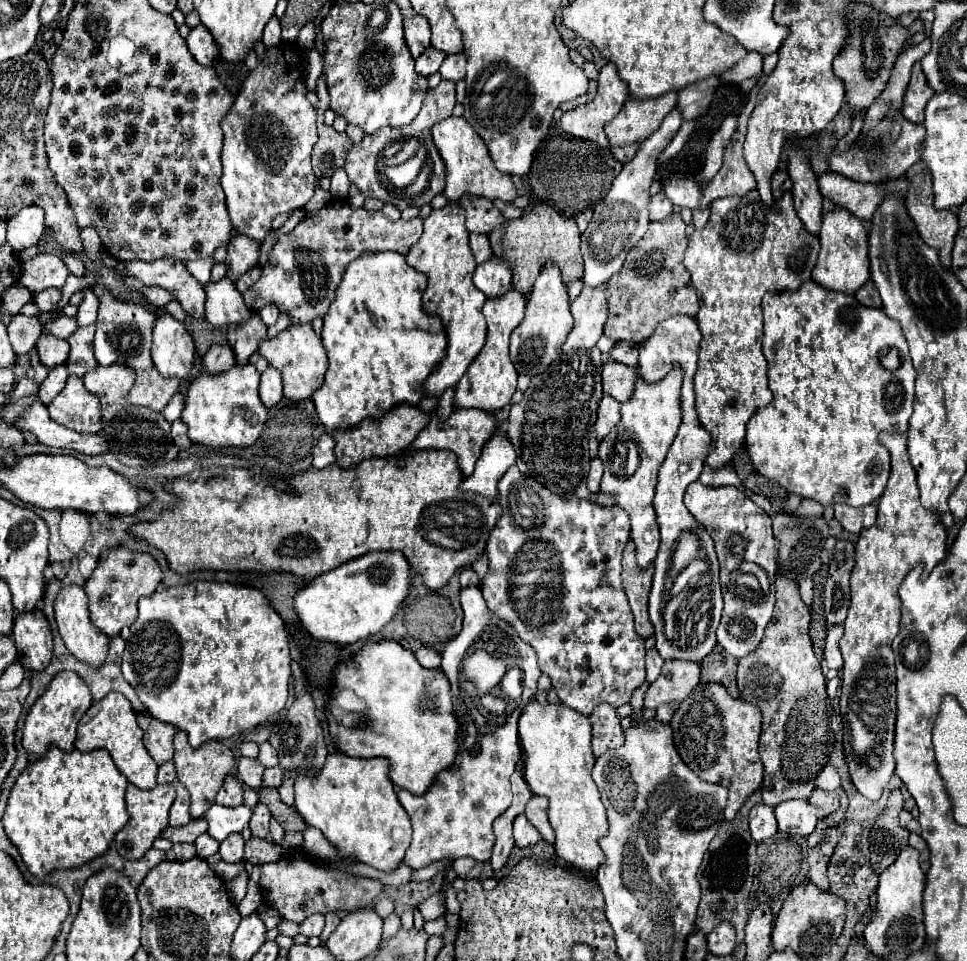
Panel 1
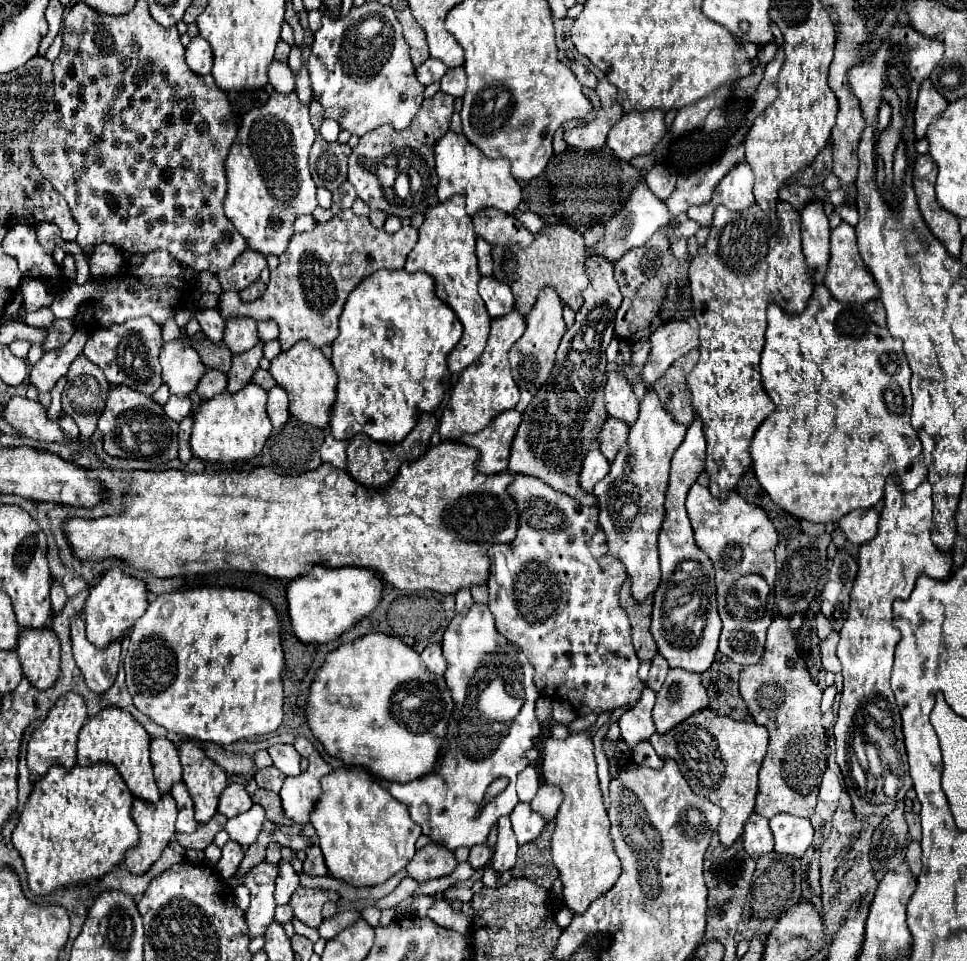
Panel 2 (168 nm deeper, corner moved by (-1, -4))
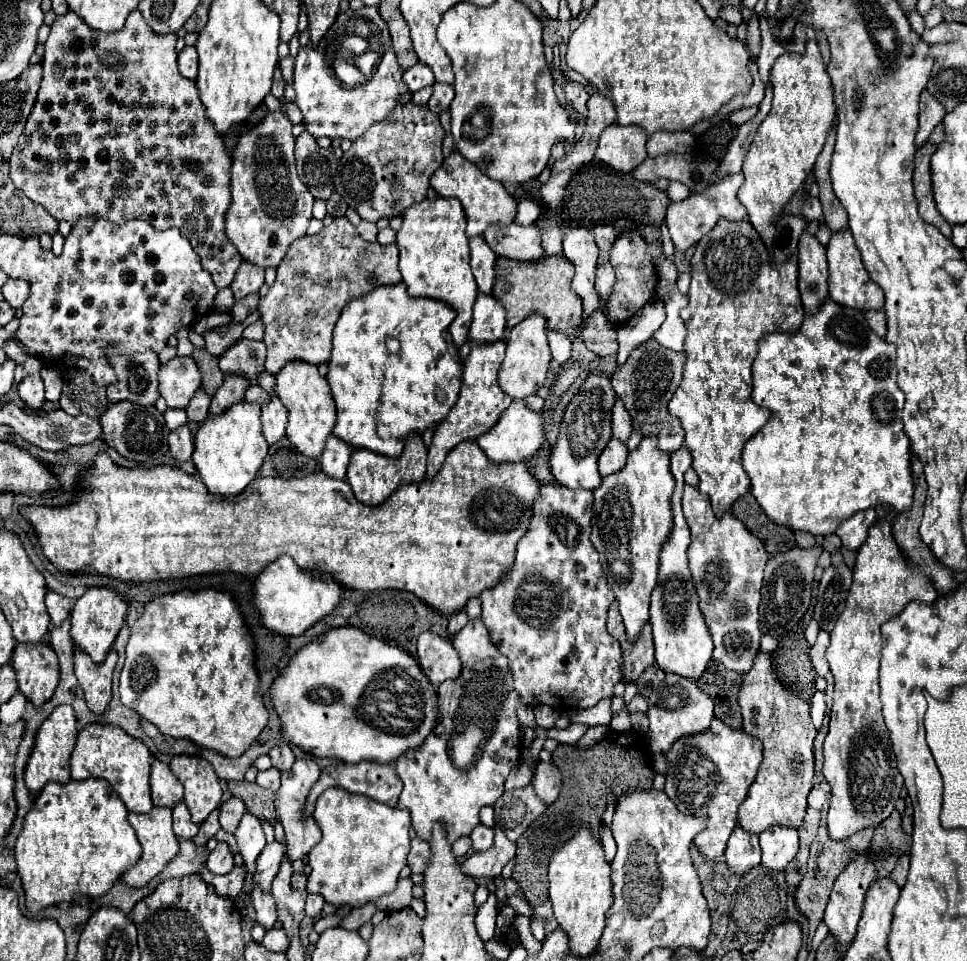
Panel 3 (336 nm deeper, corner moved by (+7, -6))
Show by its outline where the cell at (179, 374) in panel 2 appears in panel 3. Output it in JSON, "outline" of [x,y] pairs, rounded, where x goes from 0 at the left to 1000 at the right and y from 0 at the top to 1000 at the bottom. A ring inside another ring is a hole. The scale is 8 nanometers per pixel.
{"outline":[[[183,370],[164,385],[164,408],[175,425],[193,425],[208,402],[208,387],[200,373]]]}

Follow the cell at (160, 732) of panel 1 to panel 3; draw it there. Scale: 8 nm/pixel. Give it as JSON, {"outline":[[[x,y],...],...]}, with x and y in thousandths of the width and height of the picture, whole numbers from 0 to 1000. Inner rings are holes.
{"outline":[[[164,791],[158,793],[156,801],[156,830],[158,839],[171,841],[179,841],[189,832],[189,816],[175,803],[175,795],[169,795]]]}

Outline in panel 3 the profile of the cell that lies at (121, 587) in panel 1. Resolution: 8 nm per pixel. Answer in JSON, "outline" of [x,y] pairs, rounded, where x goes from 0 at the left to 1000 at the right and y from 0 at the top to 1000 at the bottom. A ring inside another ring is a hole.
{"outline":[[[90,612],[73,635],[73,666],[80,674],[94,683],[98,691],[104,691],[115,676],[131,641],[131,626],[113,612]]]}

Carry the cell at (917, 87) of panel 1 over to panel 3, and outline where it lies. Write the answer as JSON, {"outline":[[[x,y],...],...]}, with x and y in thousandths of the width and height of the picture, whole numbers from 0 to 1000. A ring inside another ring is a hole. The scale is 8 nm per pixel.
{"outline":[[[959,94],[952,98],[952,117],[950,117],[950,135],[948,135],[948,144],[946,150],[954,152],[961,144],[961,139],[965,137],[965,133],[975,125],[977,121],[977,112],[975,108],[965,102]]]}

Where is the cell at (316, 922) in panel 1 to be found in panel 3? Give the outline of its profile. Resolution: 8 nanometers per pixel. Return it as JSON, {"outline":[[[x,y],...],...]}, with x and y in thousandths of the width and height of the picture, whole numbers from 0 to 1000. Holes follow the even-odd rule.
{"outline":[[[386,939],[377,941],[377,943],[371,943],[371,945],[365,945],[365,947],[353,957],[353,964],[355,964],[357,968],[371,968],[377,959],[382,959],[382,957],[386,955],[386,951],[388,951],[390,947],[392,947],[392,945],[390,945]]]}

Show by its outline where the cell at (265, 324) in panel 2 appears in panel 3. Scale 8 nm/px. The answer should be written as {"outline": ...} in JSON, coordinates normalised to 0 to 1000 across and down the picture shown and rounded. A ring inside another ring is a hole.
{"outline":[[[266,333],[251,343],[251,350],[257,352],[257,354],[272,354],[272,345],[274,345],[274,339],[272,339],[270,333]]]}

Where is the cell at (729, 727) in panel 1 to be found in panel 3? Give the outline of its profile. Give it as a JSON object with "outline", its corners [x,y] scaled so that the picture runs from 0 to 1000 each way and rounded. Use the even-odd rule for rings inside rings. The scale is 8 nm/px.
{"outline":[[[739,747],[727,766],[710,766],[710,770],[698,772],[688,787],[692,791],[688,826],[698,835],[702,845],[731,851],[731,862],[719,870],[717,878],[723,882],[729,895],[744,893],[750,887],[758,862],[762,860],[762,841],[772,830],[775,818],[779,816],[787,797],[787,772],[772,766],[768,760],[752,758]]]}

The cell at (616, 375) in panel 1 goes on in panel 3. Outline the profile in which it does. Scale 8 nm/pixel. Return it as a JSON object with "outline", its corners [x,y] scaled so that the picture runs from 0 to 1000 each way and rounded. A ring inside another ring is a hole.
{"outline":[[[638,416],[636,425],[634,425],[634,454],[642,460],[648,460],[653,454],[653,435],[648,433],[648,427],[644,425],[644,420]]]}

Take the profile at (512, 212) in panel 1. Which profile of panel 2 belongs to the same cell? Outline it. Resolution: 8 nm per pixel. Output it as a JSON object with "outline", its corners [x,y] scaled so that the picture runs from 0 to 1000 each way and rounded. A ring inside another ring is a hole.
{"outline":[[[533,219],[531,221],[535,227],[537,227],[537,231],[541,231],[551,243],[555,243],[559,237],[562,237],[562,229],[555,225],[555,223],[551,223],[551,221],[537,221],[537,219]]]}

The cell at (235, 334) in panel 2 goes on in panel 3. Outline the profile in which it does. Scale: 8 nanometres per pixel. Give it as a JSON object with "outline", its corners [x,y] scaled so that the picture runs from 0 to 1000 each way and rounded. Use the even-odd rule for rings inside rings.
{"outline":[[[249,352],[226,373],[226,383],[233,389],[245,389],[257,400],[266,400],[268,391],[274,387],[274,368],[274,356]]]}

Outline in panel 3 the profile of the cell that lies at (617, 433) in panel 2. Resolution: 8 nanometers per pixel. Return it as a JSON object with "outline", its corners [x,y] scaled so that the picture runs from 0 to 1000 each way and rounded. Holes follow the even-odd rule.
{"outline":[[[632,456],[630,462],[628,462],[628,466],[619,475],[619,491],[622,491],[622,495],[638,493],[646,485],[648,472],[650,472],[648,464],[644,460]]]}

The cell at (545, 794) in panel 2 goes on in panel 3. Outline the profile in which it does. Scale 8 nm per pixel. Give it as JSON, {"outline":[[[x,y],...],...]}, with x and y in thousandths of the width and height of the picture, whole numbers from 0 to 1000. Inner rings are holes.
{"outline":[[[557,793],[551,810],[551,818],[553,818],[553,824],[559,828],[559,832],[564,832],[566,837],[574,835],[574,830],[580,824],[580,816],[582,816],[580,801],[574,795]]]}

